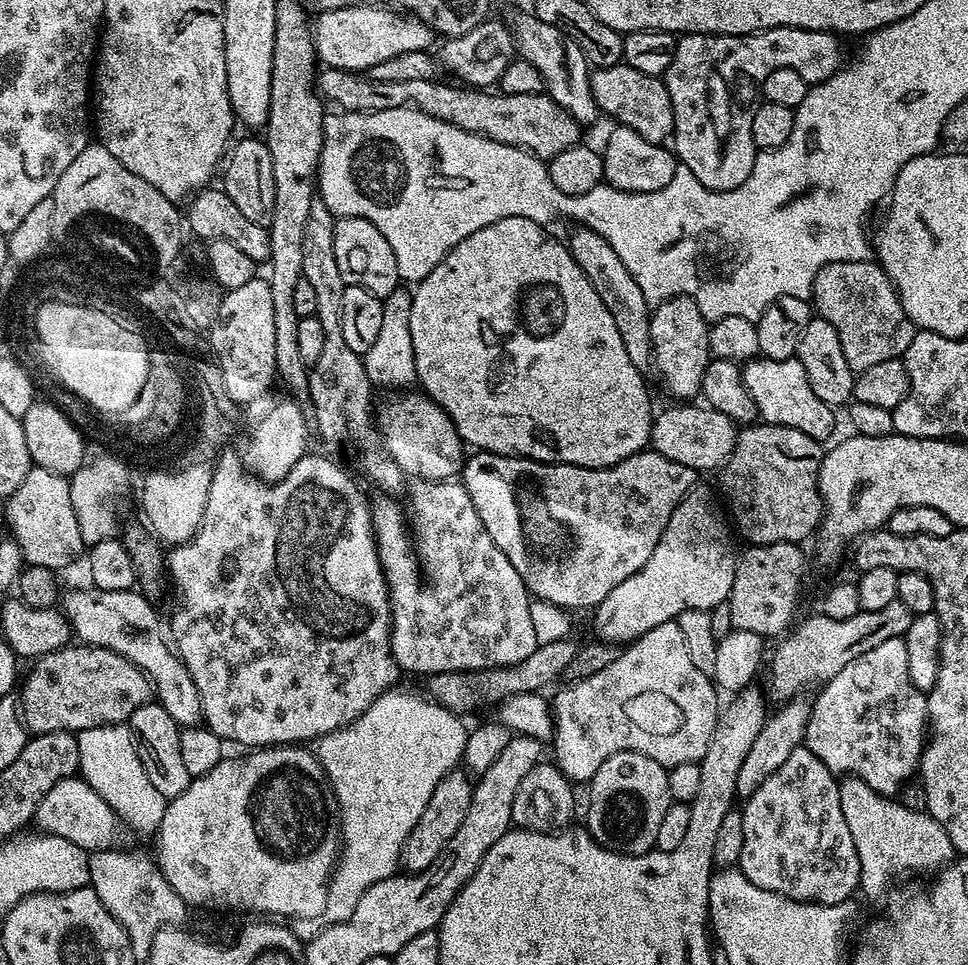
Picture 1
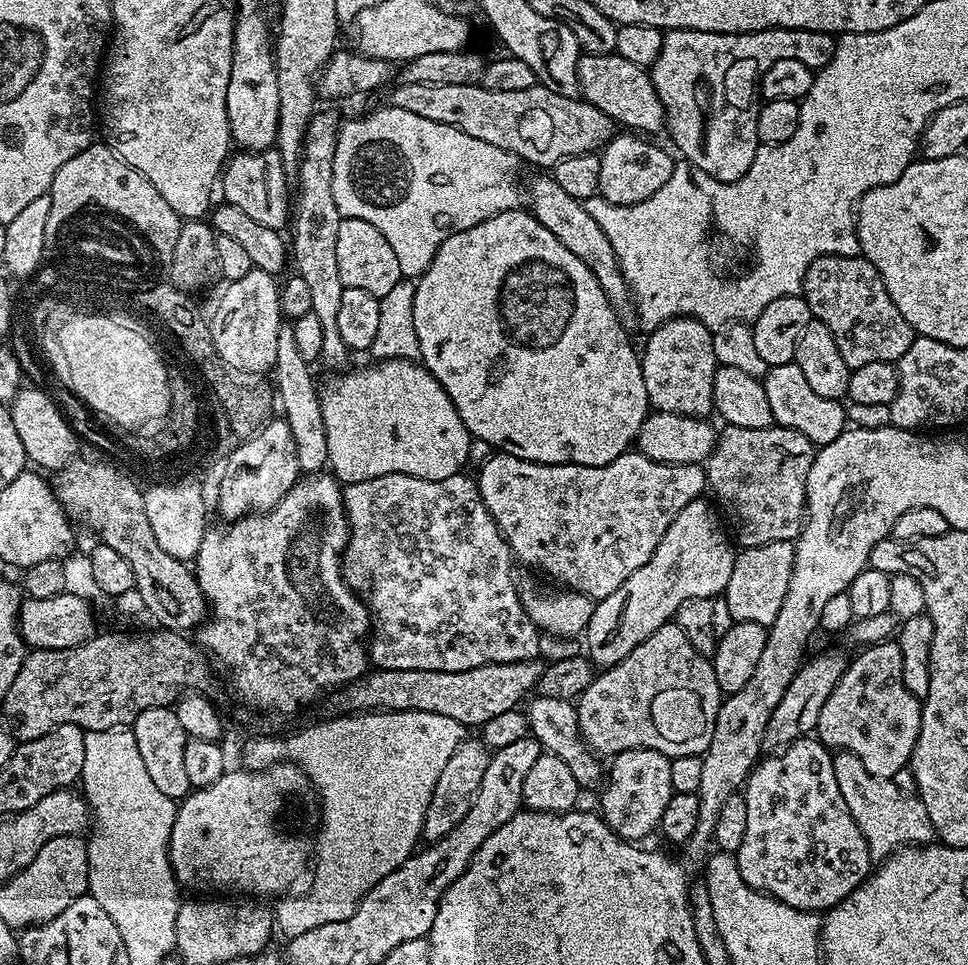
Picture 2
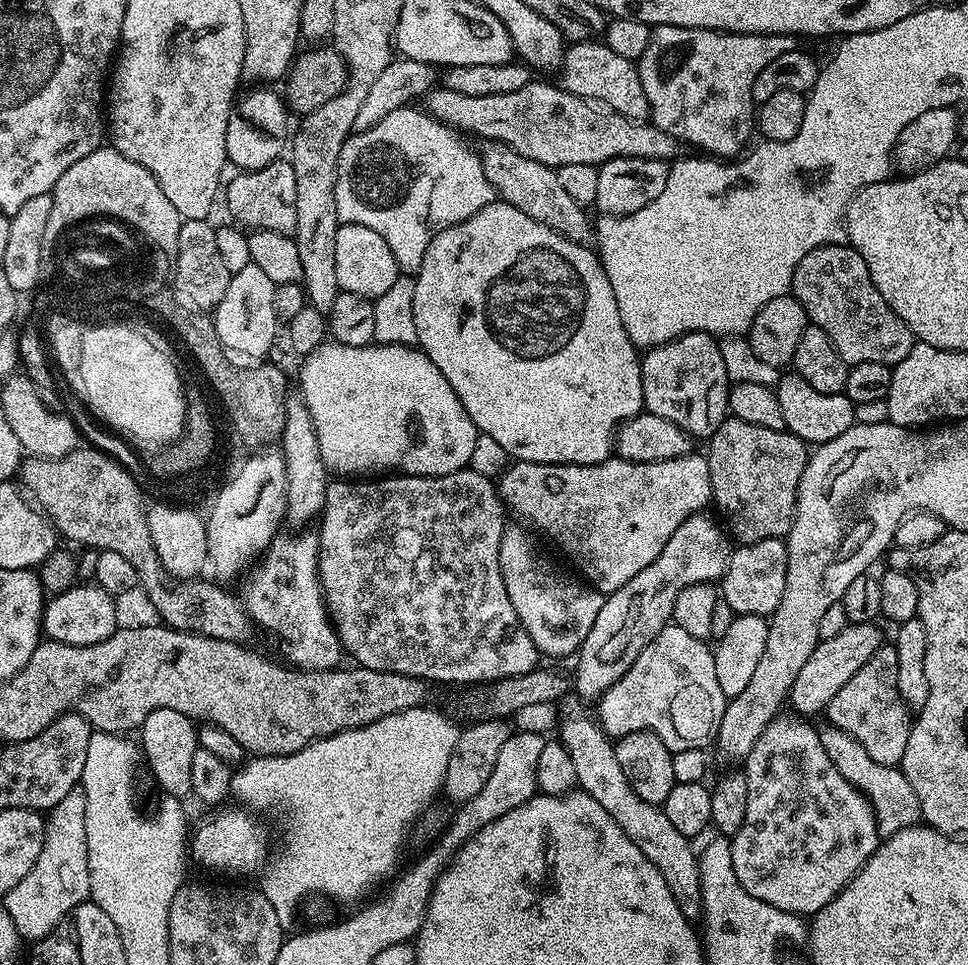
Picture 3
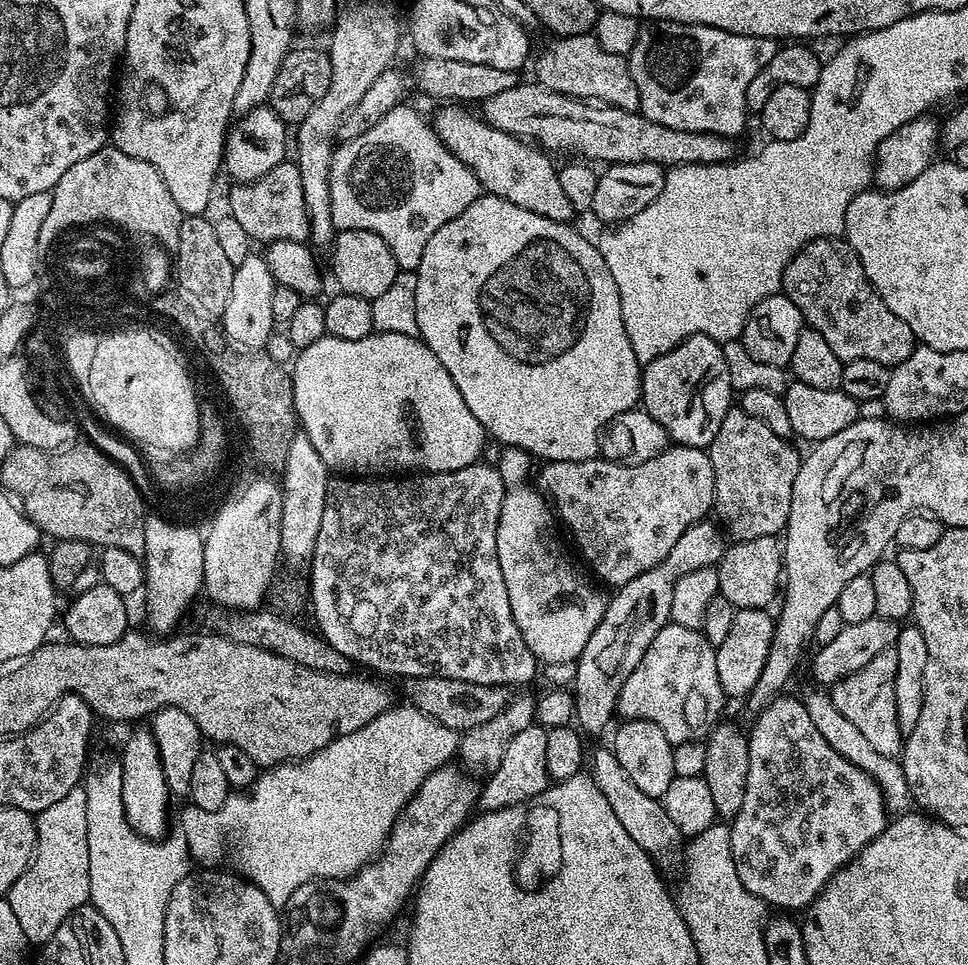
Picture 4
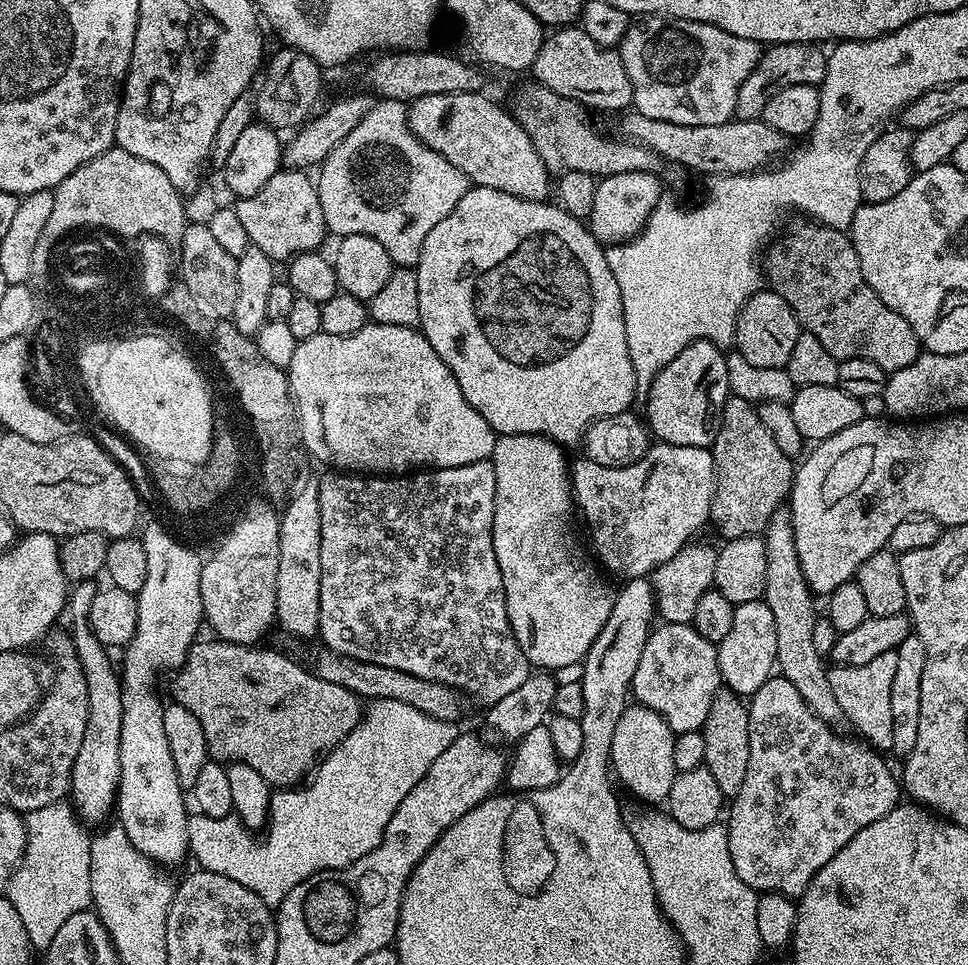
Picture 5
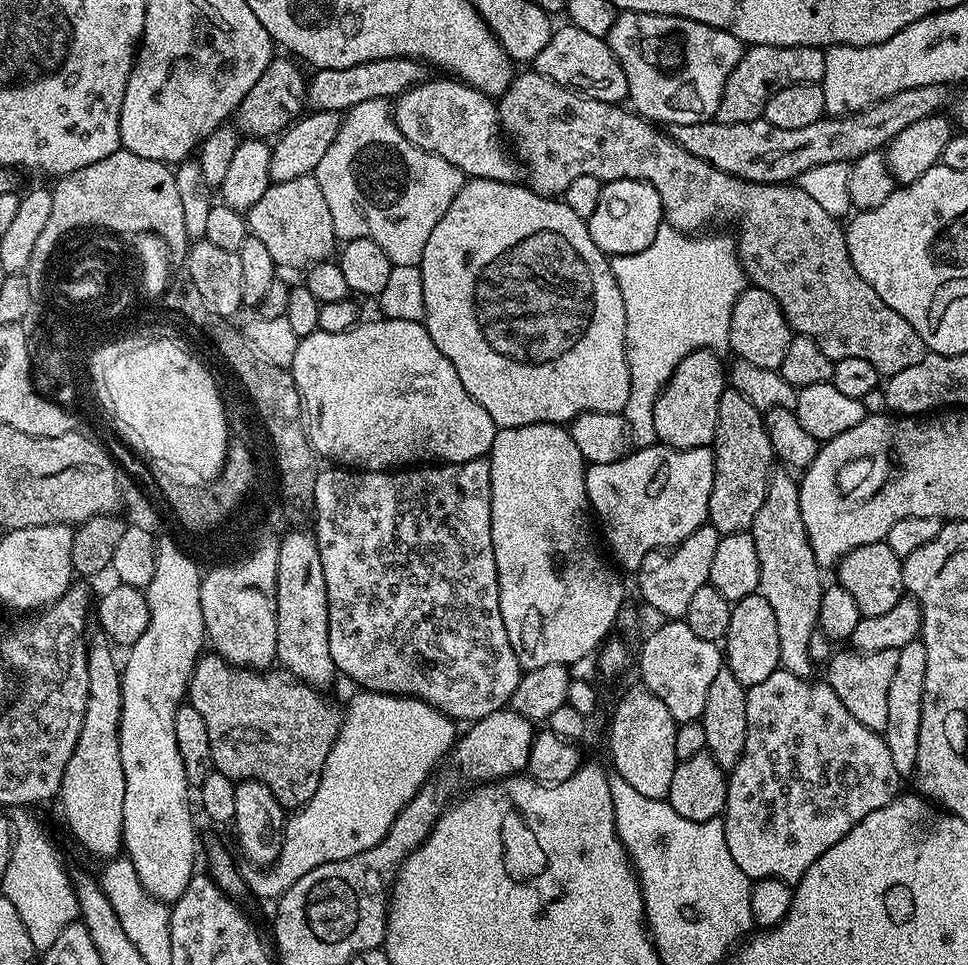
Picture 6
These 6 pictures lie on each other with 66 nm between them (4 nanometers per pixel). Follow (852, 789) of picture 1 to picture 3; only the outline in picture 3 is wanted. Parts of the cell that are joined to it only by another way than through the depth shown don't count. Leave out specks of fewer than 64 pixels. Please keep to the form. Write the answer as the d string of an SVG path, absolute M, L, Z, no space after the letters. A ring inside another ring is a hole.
M827 722L821 724L818 731L822 750L826 750L830 762L834 762L834 767L838 769L838 774L842 774L842 778L846 778L846 782L853 784L870 802L872 814L876 819L876 828L881 837L892 836L898 830L921 823L918 794L914 794L910 782L906 782L899 767L874 762L874 758L870 758L870 754L866 754L866 750L862 750L862 744L853 736L838 730L833 724Z

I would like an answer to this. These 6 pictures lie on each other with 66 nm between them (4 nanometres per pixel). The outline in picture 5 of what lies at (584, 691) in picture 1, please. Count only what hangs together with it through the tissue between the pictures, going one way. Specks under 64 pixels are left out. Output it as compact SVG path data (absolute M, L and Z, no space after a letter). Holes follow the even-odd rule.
M661 623L653 627L648 633L642 658L638 658L638 670L634 670L631 695L635 703L658 713L674 734L701 731L706 722L706 714L710 712L710 702L714 702L714 694L722 687L716 649L717 645L706 642L706 638L694 631L691 624Z

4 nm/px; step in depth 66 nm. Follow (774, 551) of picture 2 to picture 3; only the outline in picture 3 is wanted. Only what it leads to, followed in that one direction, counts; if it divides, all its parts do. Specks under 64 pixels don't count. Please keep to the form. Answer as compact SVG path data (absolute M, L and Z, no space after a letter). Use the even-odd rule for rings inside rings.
M783 539L763 540L753 544L740 544L729 555L728 565L718 587L733 613L742 616L771 617L772 611L782 602L786 588L786 558L788 545Z

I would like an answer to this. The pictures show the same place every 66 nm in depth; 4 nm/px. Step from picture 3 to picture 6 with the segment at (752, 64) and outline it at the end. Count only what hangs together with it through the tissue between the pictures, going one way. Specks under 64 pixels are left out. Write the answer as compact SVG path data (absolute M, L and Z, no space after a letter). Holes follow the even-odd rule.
M621 11L606 39L626 74L631 107L660 126L704 124L713 119L726 78L738 66L746 47L726 30L653 12Z

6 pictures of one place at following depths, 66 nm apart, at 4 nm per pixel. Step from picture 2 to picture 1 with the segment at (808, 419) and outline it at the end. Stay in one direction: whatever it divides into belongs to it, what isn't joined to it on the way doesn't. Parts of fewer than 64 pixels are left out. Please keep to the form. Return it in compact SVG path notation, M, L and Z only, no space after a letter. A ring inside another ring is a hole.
M757 358L749 360L743 365L744 385L746 390L750 390L750 398L754 398L754 406L759 419L765 424L777 424L786 426L790 430L802 430L802 434L810 434L810 438L821 442L836 428L836 416L833 405L822 402L818 394L814 394L814 389L810 387L810 381L806 379L806 370L802 370L802 362L795 358L790 360L766 360Z

